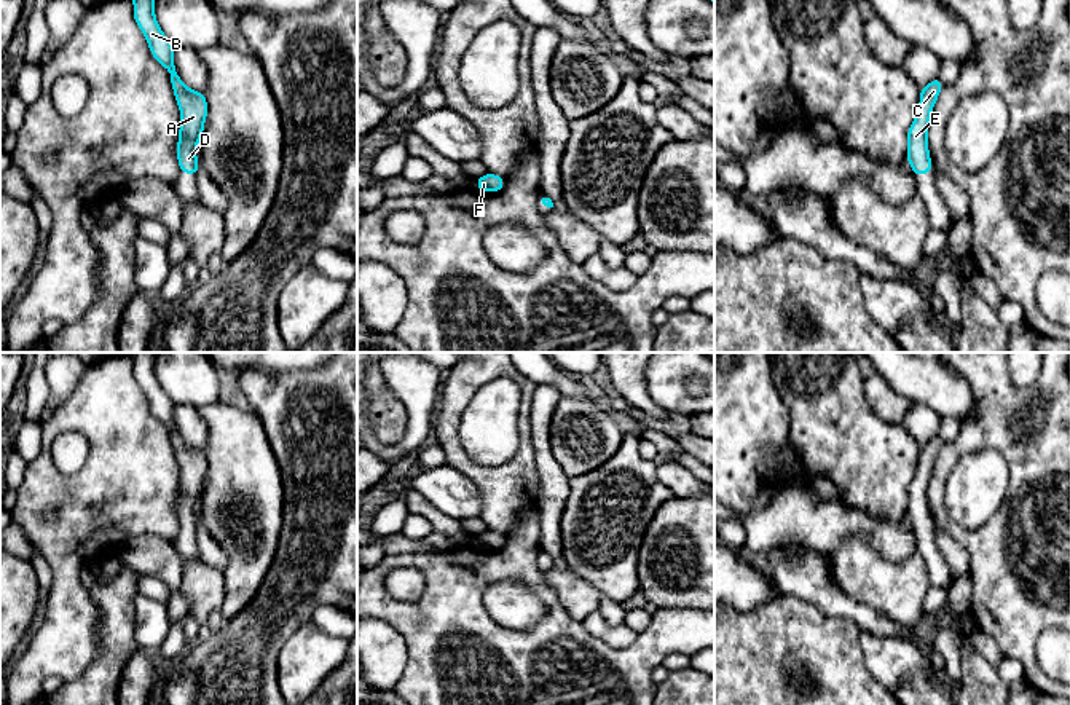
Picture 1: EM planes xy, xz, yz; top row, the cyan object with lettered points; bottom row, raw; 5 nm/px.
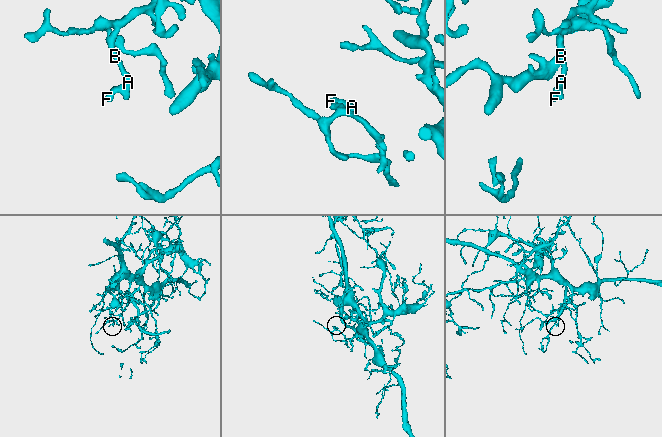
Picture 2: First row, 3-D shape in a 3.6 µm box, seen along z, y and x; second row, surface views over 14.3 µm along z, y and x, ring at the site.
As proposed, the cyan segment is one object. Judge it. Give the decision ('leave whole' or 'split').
leave whole

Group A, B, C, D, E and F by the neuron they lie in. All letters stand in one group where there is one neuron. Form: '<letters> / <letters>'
A B C D E F

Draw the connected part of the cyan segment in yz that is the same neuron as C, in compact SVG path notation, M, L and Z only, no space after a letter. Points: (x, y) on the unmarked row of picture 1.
M938 434L920 447L920 463L914 480L909 485L906 517L911 520L915 533L922 533L925 530L933 528L933 522L928 510L926 491L928 491L931 467L941 450L941 445L942 442Z

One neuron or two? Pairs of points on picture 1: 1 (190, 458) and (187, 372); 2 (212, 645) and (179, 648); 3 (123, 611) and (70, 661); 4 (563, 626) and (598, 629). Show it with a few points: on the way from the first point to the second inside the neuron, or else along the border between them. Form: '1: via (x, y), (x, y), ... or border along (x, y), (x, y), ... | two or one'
1: border along (153, 372), (158, 385), (174, 404) | two
2: border along (190, 643), (179, 656) | two
3: border along (91, 597), (99, 613), (99, 654), (85, 669) | two
4: border along (581, 622), (589, 632), (614, 648) | two

